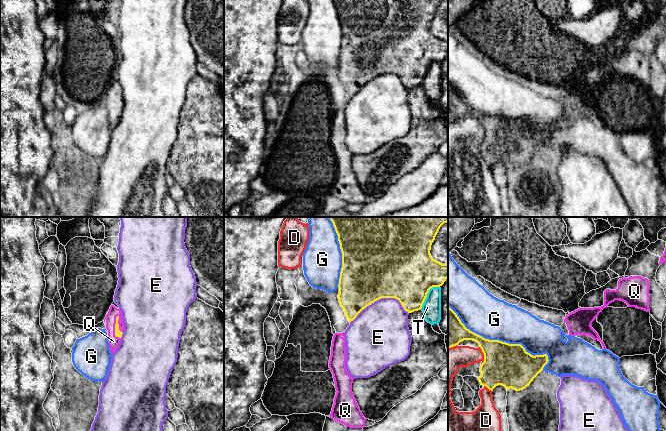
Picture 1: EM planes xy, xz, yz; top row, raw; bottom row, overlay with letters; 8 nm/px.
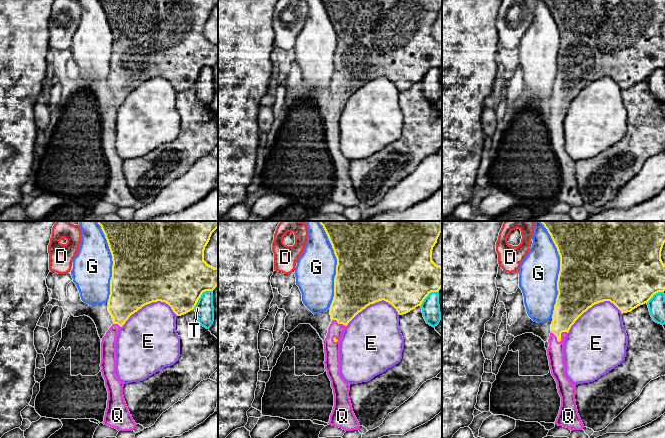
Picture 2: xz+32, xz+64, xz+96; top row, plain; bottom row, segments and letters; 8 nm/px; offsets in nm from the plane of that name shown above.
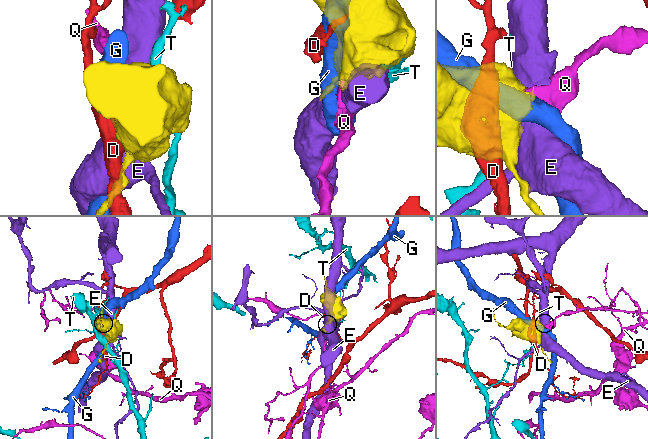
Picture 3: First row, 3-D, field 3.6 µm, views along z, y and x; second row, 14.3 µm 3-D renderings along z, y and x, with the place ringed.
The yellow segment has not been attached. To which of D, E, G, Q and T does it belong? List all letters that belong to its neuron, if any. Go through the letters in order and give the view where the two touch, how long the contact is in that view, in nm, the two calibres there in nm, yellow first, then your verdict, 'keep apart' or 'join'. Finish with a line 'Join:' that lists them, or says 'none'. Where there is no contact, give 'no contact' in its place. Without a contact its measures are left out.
D: yz | 150 nm | 340/180 nm | keep apart
E: xz | 480 nm | 500/440 nm | keep apart
G: yz | 900 nm | 340/340 nm | keep apart
Q: xy | 190 nm | 60/90 nm | join
T: xz | 240 nm | 480/150 nm | keep apart
Join: Q

